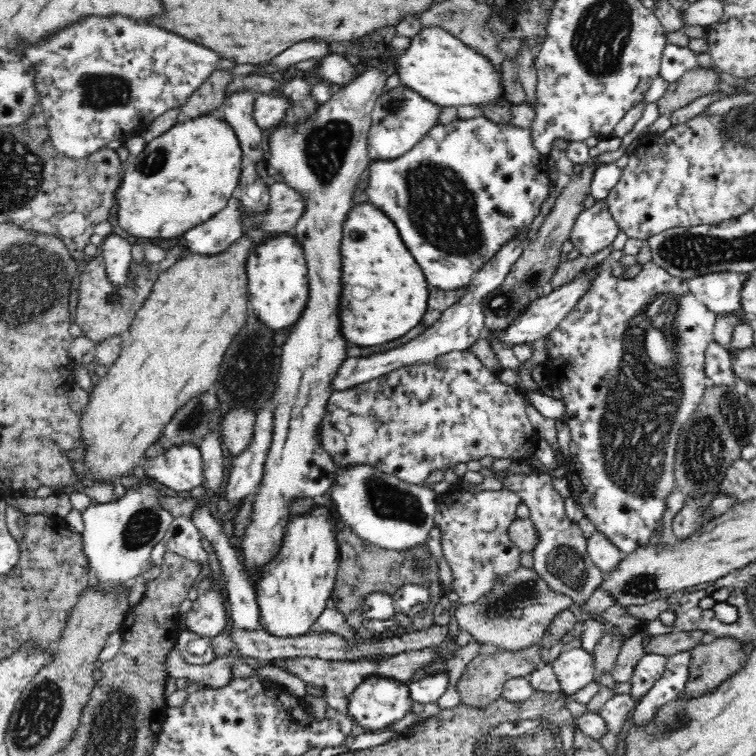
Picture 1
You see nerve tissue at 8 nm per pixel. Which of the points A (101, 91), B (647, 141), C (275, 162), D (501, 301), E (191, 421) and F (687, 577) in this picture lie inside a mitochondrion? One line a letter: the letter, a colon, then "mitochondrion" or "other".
A: mitochondrion
B: other
C: other
D: mitochondrion
E: mitochondrion
F: other

